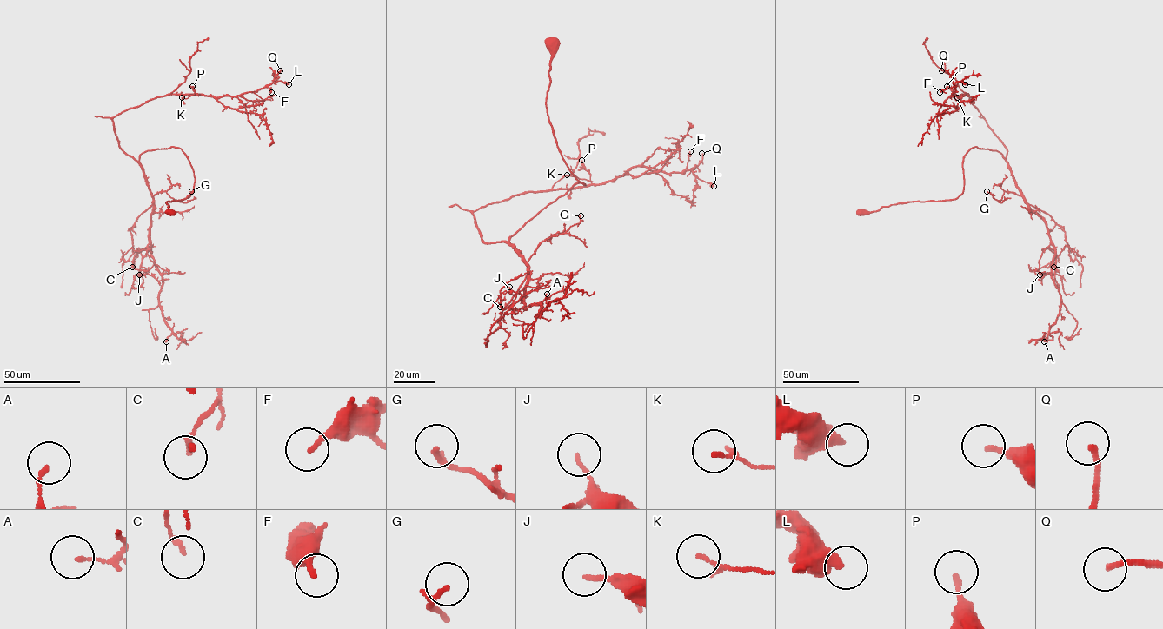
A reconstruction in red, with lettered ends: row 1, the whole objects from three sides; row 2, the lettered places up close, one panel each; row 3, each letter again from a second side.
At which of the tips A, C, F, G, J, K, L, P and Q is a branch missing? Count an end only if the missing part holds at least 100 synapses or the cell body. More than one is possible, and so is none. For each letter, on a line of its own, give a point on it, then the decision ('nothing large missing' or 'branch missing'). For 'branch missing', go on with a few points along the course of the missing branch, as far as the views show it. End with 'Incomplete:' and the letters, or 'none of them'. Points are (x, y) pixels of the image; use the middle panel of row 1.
A: place (547, 294); nothing large missing
C: place (500, 307); nothing large missing
F: place (690, 151); nothing large missing
G: place (581, 215); nothing large missing
J: place (509, 287); nothing large missing
K: place (567, 175); nothing large missing
L: place (714, 186); nothing large missing
P: place (581, 160); nothing large missing
Q: place (701, 153); nothing large missing
Incomplete: none of them

